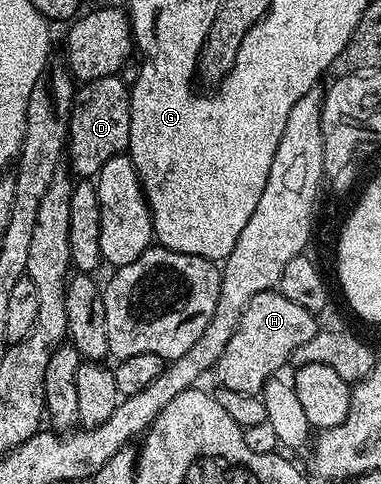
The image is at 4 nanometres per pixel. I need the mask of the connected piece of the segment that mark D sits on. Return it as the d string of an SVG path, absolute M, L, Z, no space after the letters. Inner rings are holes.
M109 75L108 77L100 77L99 79L93 79L91 83L82 83L74 92L74 104L70 110L70 134L68 136L68 163L70 159L69 170L78 177L94 177L97 176L98 170L104 165L104 161L108 161L114 155L121 155L130 146L130 87L122 80L122 77L118 75Z

